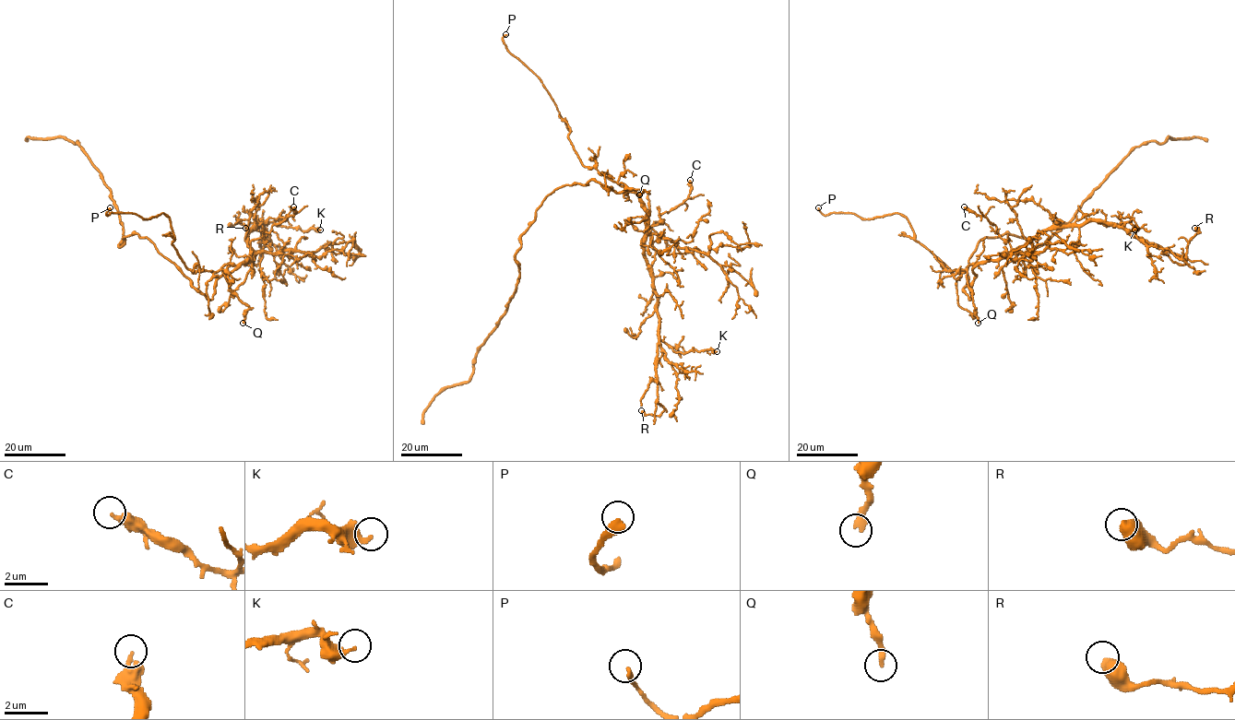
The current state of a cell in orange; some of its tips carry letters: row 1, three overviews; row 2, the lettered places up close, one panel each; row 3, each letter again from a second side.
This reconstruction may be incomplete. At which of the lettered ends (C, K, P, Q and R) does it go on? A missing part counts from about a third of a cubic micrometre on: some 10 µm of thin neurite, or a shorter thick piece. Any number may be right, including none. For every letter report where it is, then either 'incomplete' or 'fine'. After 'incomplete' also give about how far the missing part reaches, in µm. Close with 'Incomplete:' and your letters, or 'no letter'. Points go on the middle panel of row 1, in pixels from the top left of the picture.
C: at (690, 180); fine
K: at (717, 351); fine
P: at (505, 34); incomplete; about 15 µm are missing
Q: at (639, 194); incomplete; about 20 µm are missing
R: at (641, 410); fine
Incomplete: P, Q

